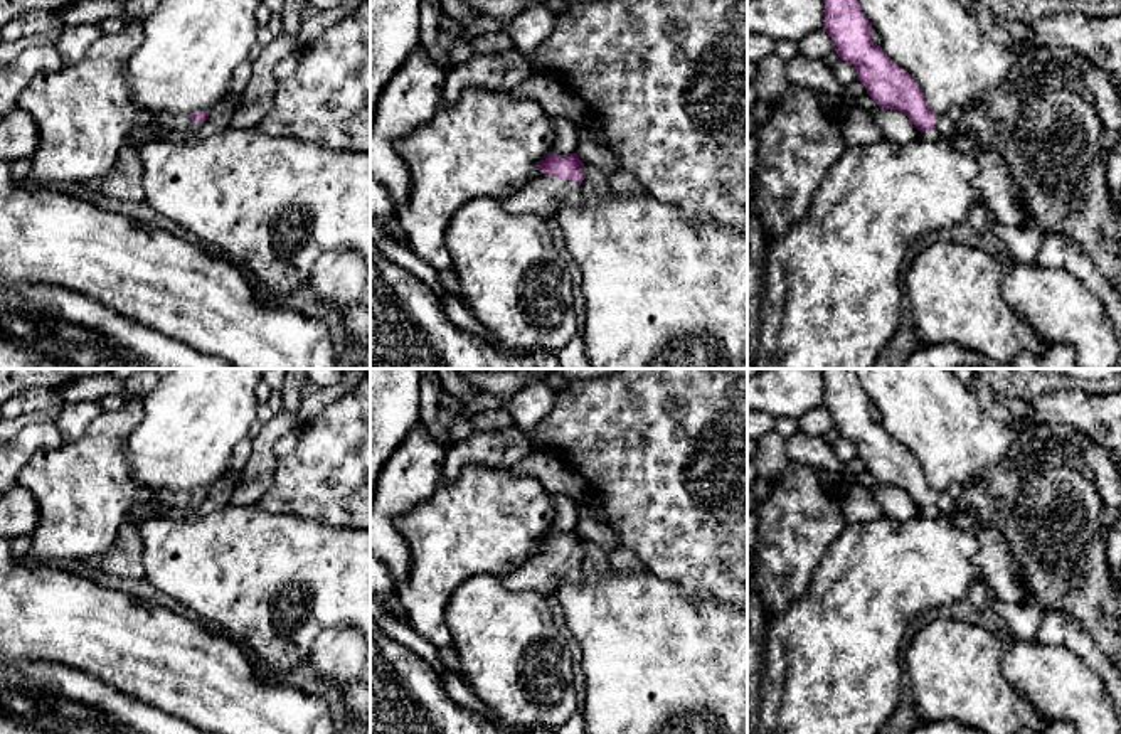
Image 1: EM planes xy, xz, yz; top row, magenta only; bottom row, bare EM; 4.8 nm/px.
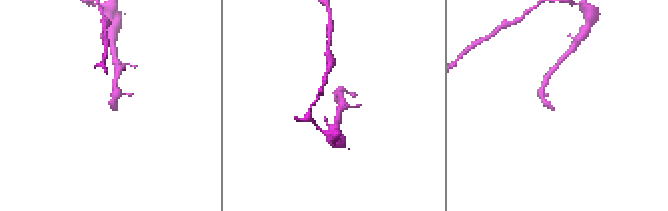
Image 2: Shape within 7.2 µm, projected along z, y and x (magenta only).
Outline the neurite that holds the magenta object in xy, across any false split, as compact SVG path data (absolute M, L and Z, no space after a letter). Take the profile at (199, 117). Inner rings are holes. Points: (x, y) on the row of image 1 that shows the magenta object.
M209 111L185 113L151 113L151 123L173 131L199 128L209 116Z

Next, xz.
M549 153L535 165L544 175L530 178L523 187L503 199L503 209L510 214L535 214L549 221L566 205L584 204L581 184L584 162L577 153Z

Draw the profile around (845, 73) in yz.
M842 59L833 66L833 72L835 72L837 81L842 86L847 86L848 82L857 79L857 69L855 69L855 66L850 64L850 62L845 62Z

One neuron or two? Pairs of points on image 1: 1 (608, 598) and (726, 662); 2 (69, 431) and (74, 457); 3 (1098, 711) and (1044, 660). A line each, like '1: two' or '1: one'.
1: one
2: two
3: one

